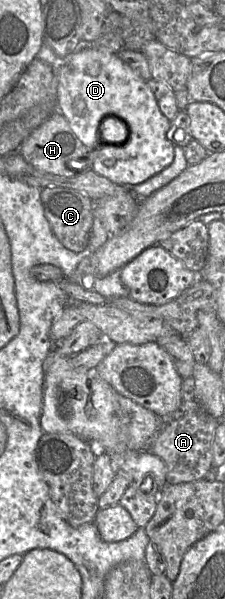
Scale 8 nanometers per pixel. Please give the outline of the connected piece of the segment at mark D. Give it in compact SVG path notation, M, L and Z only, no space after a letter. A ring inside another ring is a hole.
M82 45L59 60L58 65L54 67L54 76L57 77L57 111L67 120L70 129L80 142L91 151L92 171L117 185L134 187L171 165L174 160L175 147L175 144L167 138L171 123L160 111L146 81L122 62L117 54ZM105 118L116 118L123 123L119 127L121 131L112 139L116 142L109 142L108 145L100 135L100 127ZM106 160L110 160L113 166L106 167L104 165Z

